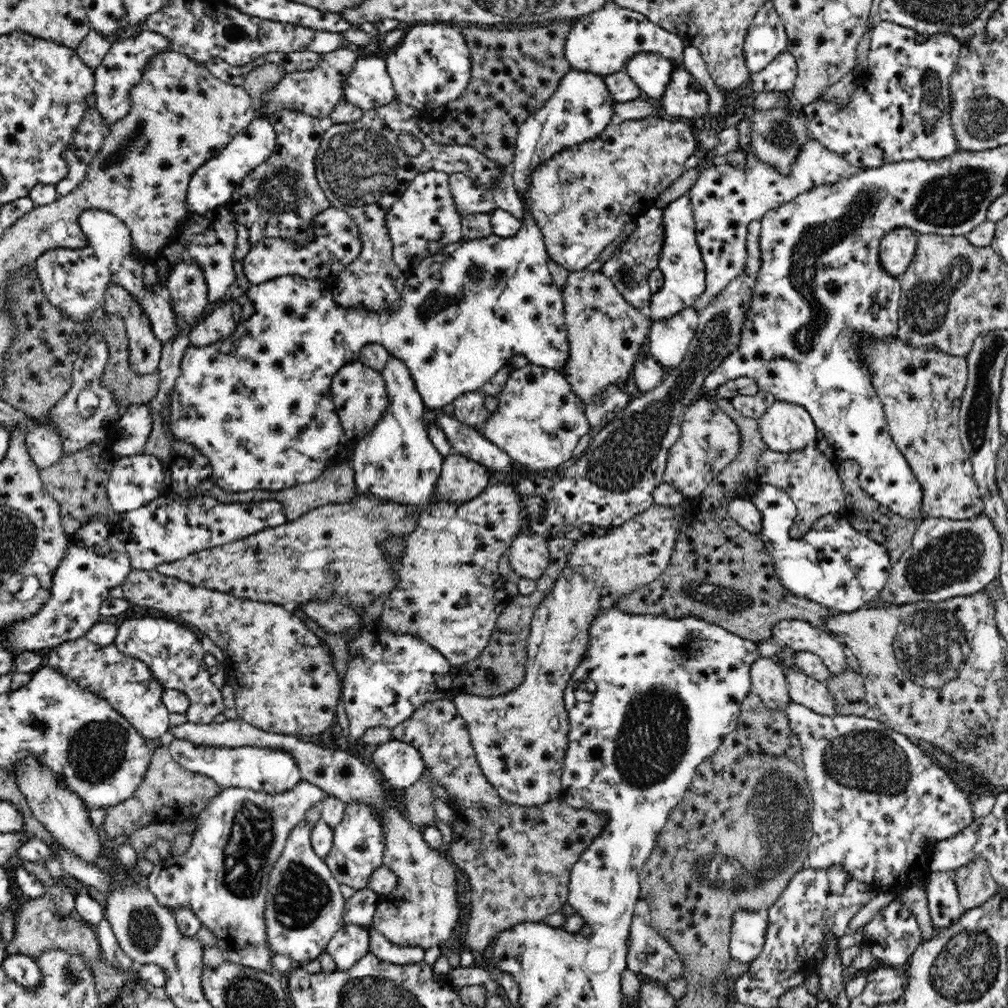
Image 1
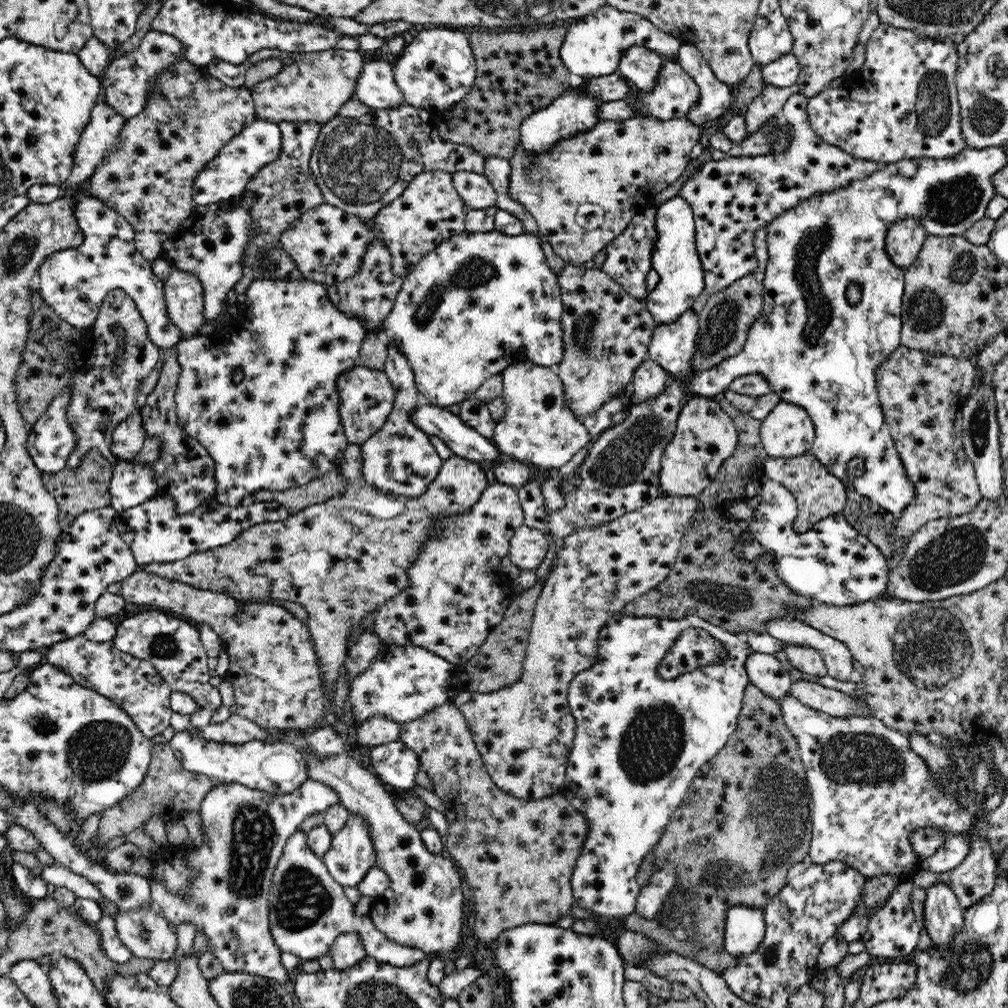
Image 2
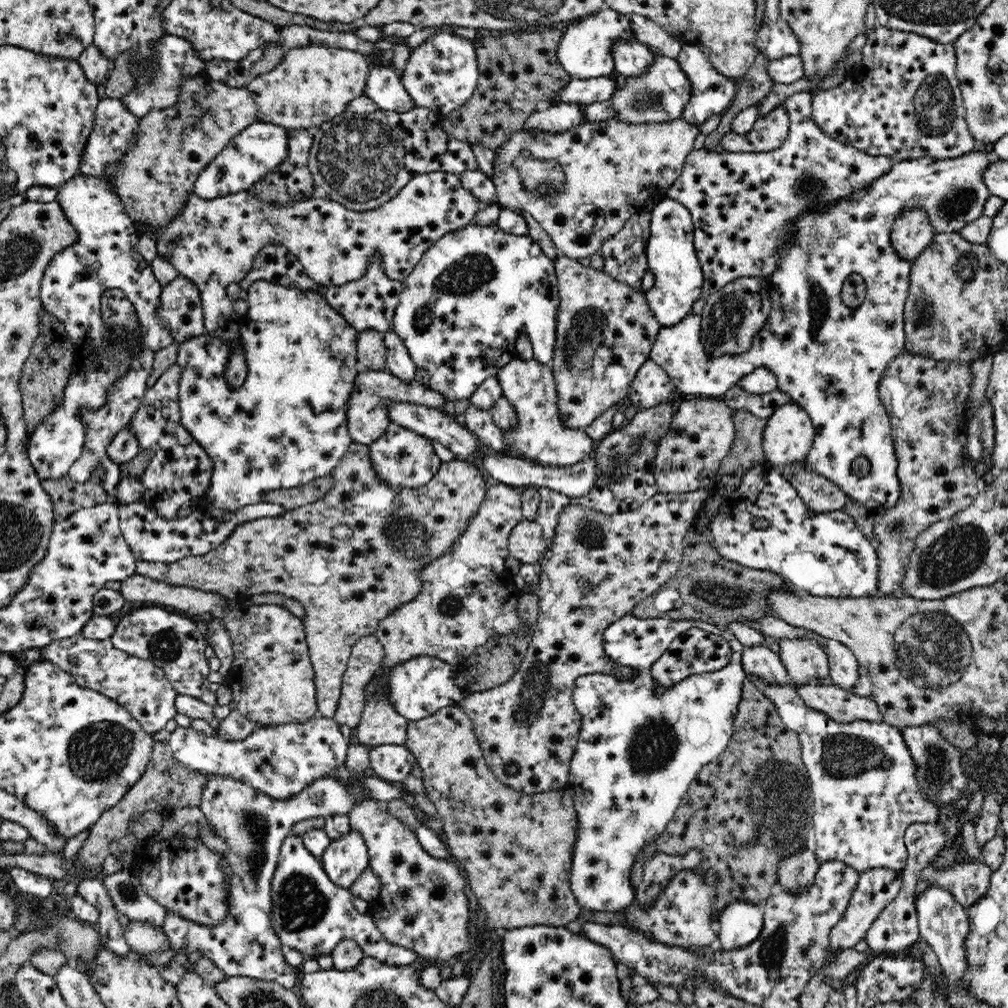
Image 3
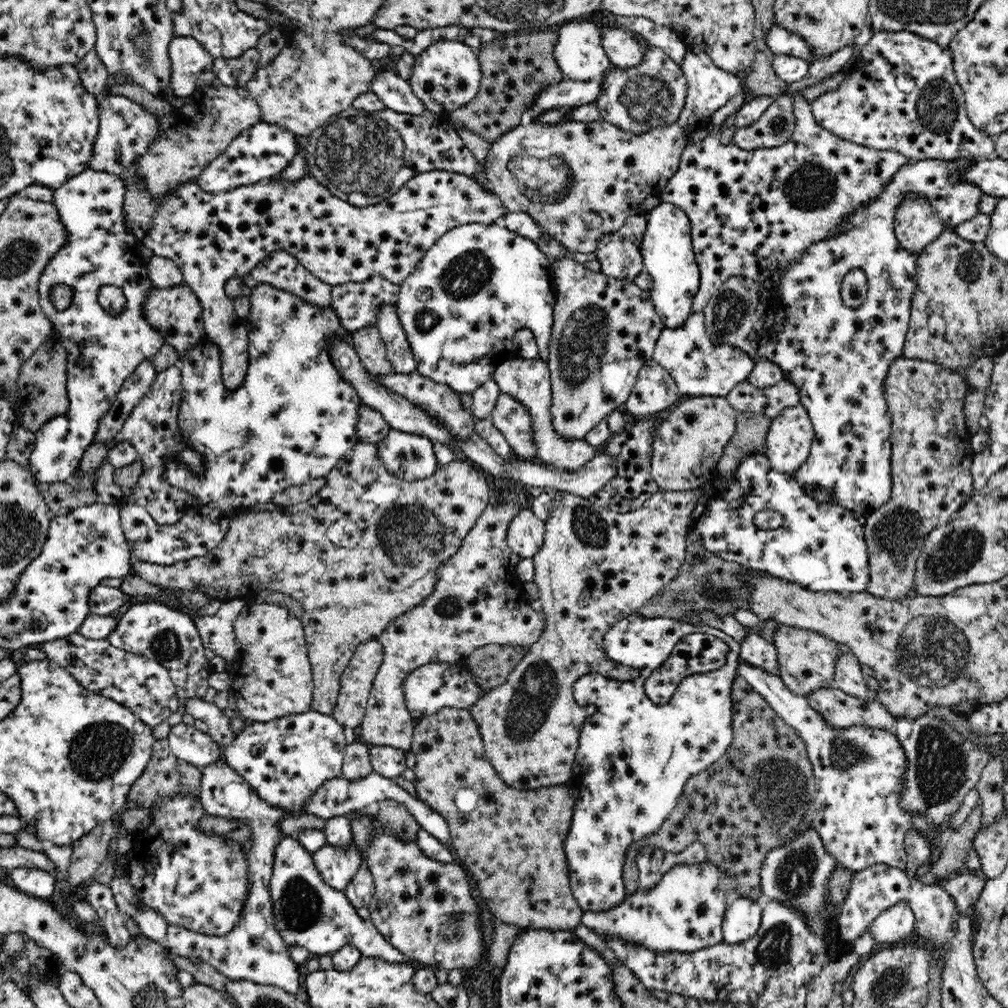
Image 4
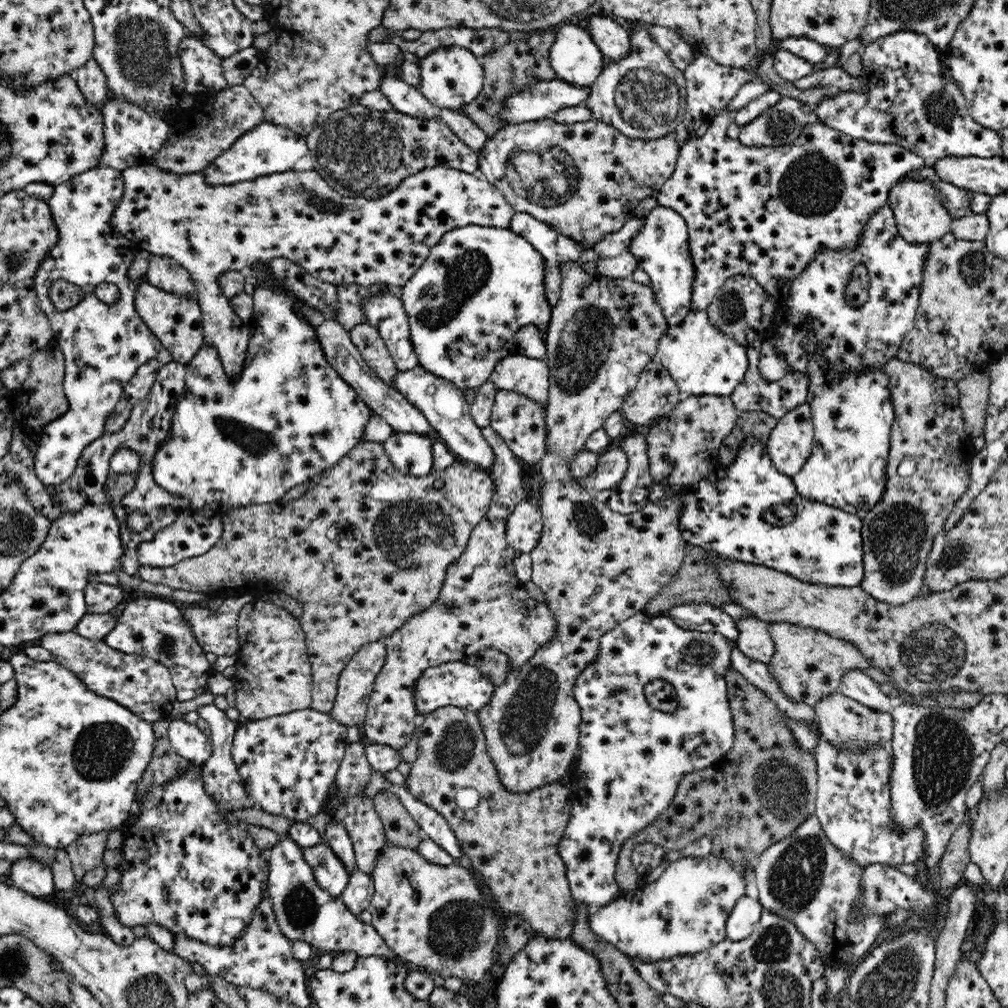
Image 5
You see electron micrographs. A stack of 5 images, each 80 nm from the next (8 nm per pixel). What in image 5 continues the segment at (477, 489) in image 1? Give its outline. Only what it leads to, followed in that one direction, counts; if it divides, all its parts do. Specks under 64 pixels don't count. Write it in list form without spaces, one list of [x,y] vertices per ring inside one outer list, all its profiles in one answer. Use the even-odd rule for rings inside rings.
[[[362,440],[354,448],[351,448],[350,452],[346,453],[346,456],[343,456],[330,468],[327,468],[326,472],[322,472],[320,476],[315,477],[313,482],[314,486],[298,500],[286,502],[279,499],[270,504],[254,504],[221,513],[224,532],[222,532],[222,537],[218,540],[218,543],[214,544],[214,547],[210,548],[209,552],[181,560],[178,564],[174,564],[174,566],[168,568],[140,566],[138,567],[137,573],[146,582],[165,584],[166,586],[170,586],[170,588],[174,588],[174,590],[182,588],[182,590],[189,590],[190,592],[203,592],[210,598],[221,597],[227,599],[230,597],[234,599],[245,599],[254,591],[276,590],[285,592],[298,600],[298,602],[301,602],[304,607],[304,613],[298,620],[302,630],[305,632],[305,643],[307,644],[307,653],[311,662],[311,673],[313,676],[311,707],[318,709],[320,712],[330,713],[337,695],[339,676],[346,664],[349,663],[349,660],[360,650],[360,647],[371,642],[383,640],[386,636],[390,636],[392,632],[396,632],[410,618],[417,616],[419,613],[433,606],[434,600],[440,594],[440,588],[446,576],[446,568],[454,563],[454,560],[458,560],[458,556],[464,553],[474,527],[482,519],[486,518],[486,514],[493,500],[493,495],[495,494],[495,485],[489,471],[485,471],[482,468],[475,467],[461,460],[448,466],[446,471],[433,471],[428,476],[414,477],[404,475],[390,463],[390,457],[386,455],[386,449],[384,449],[382,443],[366,440]],[[338,520],[350,520],[352,524],[358,526],[358,530],[362,530],[364,540],[362,540],[362,546],[360,548],[346,550],[346,548],[340,548],[340,546],[332,544],[332,540],[326,538],[328,528],[332,524],[336,524]],[[400,568],[406,568],[406,570],[422,570],[424,568],[424,580],[432,580],[434,578],[434,590],[430,586],[428,586],[428,590],[404,590],[404,570],[400,570]]]

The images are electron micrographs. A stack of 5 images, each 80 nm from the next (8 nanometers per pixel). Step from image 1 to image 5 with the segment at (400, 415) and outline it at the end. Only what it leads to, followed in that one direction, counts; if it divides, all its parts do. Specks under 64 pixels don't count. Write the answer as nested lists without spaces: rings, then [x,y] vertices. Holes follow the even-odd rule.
[[[395,289],[367,296],[362,303],[365,322],[379,330],[399,371],[419,365],[410,340],[410,323],[400,294]],[[394,431],[382,445],[390,463],[402,474],[418,477],[433,472],[433,439],[429,436]]]

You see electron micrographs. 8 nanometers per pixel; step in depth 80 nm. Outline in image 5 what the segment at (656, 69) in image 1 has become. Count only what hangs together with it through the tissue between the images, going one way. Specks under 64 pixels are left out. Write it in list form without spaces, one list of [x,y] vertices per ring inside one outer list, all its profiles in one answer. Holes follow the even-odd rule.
[[[594,11],[592,16],[588,17],[588,22],[585,22],[585,27],[607,61],[622,60],[624,56],[628,56],[630,34],[622,21]]]

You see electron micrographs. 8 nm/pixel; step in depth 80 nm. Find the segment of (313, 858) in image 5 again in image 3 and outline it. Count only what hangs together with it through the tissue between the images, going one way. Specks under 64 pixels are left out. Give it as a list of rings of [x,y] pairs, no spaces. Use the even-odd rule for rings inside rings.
[[[353,829],[332,840],[318,859],[329,879],[346,889],[369,867],[365,840]]]

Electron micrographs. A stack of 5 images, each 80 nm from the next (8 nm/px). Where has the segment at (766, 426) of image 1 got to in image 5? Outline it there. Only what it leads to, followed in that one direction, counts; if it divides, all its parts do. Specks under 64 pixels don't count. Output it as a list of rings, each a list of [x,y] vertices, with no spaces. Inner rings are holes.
[[[806,402],[786,412],[770,432],[766,450],[777,472],[794,477],[812,454],[815,441],[812,411]]]

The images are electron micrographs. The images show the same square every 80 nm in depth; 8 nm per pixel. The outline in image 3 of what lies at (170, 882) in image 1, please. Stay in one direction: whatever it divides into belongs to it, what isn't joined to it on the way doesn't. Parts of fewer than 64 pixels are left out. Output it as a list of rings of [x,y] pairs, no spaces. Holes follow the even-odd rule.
[[[208,775],[199,808],[205,818],[215,826],[214,835],[223,838],[228,842],[229,849],[220,855],[220,865],[228,883],[228,894],[226,894],[226,905],[230,907],[228,916],[214,926],[202,926],[191,920],[186,920],[173,912],[166,912],[163,931],[167,934],[169,946],[173,951],[180,951],[185,948],[188,953],[200,952],[202,957],[210,958],[210,961],[222,970],[222,974],[228,976],[248,976],[255,980],[274,981],[280,986],[292,991],[298,985],[296,970],[291,967],[282,953],[282,943],[274,931],[271,921],[272,897],[271,884],[278,864],[280,849],[284,839],[292,834],[291,828],[306,818],[326,818],[332,814],[348,814],[354,800],[367,794],[374,800],[389,802],[402,798],[402,786],[381,779],[378,775],[364,775],[359,781],[338,781],[334,777],[320,778],[314,780],[308,788],[298,792],[296,796],[288,800],[274,800],[268,795],[252,788],[249,784],[243,783],[222,775]]]

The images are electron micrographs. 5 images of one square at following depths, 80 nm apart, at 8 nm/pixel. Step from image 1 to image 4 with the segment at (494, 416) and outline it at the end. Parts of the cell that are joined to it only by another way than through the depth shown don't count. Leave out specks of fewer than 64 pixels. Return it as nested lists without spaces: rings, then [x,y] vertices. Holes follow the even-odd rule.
[[[513,356],[494,369],[493,379],[501,388],[501,393],[510,395],[526,405],[528,413],[532,415],[532,441],[536,445],[535,461],[574,473],[594,458],[598,450],[588,441],[584,438],[582,440],[564,440],[558,436],[552,426],[551,376],[546,361],[542,361],[540,357],[525,359]]]

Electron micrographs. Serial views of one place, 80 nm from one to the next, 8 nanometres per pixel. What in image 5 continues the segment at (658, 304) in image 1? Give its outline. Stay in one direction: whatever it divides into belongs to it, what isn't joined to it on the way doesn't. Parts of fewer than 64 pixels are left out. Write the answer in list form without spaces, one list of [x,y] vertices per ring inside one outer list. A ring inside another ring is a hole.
[[[664,206],[655,207],[642,219],[642,228],[629,240],[629,251],[638,260],[640,268],[651,278],[650,285],[662,307],[668,326],[676,326],[692,310],[694,265],[689,249],[687,224],[678,212]]]

